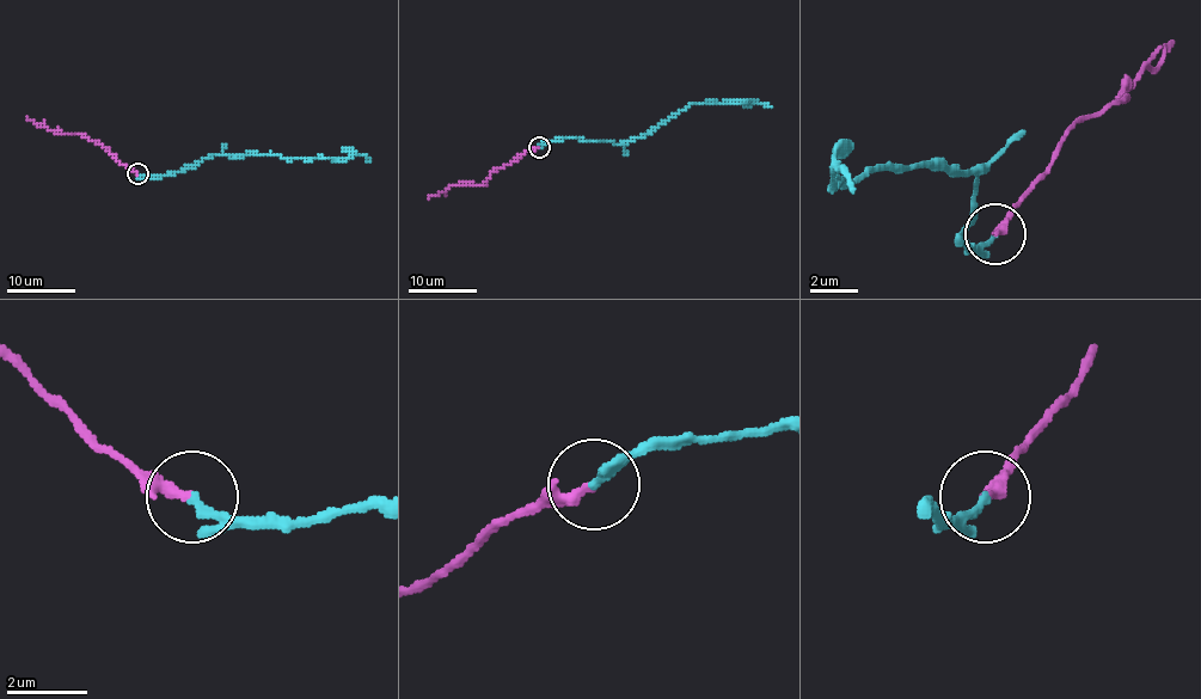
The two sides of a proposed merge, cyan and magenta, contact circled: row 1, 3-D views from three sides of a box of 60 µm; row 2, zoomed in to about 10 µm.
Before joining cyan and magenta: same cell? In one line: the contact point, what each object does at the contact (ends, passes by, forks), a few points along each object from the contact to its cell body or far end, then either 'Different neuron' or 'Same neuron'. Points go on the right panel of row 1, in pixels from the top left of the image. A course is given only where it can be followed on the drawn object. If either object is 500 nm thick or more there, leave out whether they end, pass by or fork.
Place: (994, 233). At the ring cyan ends. At the ring magenta ends. Course of cyan: (993, 232), (975, 244), (963, 238), (975, 214), (981, 171), (872, 165), (831, 184), (837, 171), (855, 190). Course of magenta: (993, 232), (1060, 153), (1072, 129), (1120, 99), (1126, 87), (1175, 38). Different neuron

